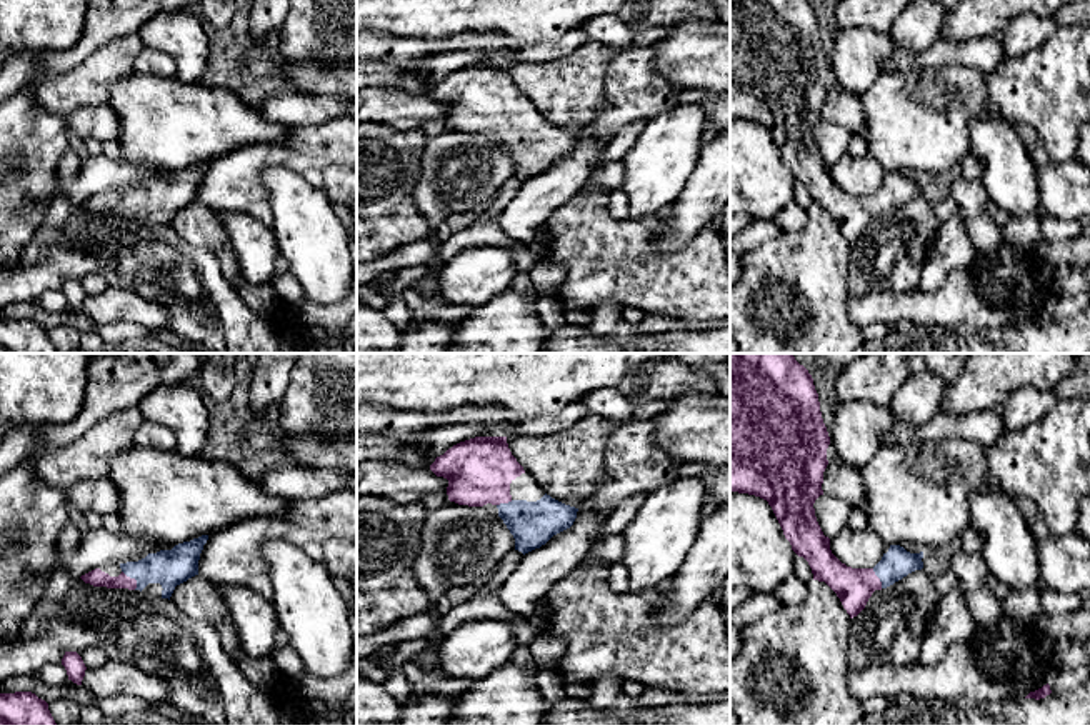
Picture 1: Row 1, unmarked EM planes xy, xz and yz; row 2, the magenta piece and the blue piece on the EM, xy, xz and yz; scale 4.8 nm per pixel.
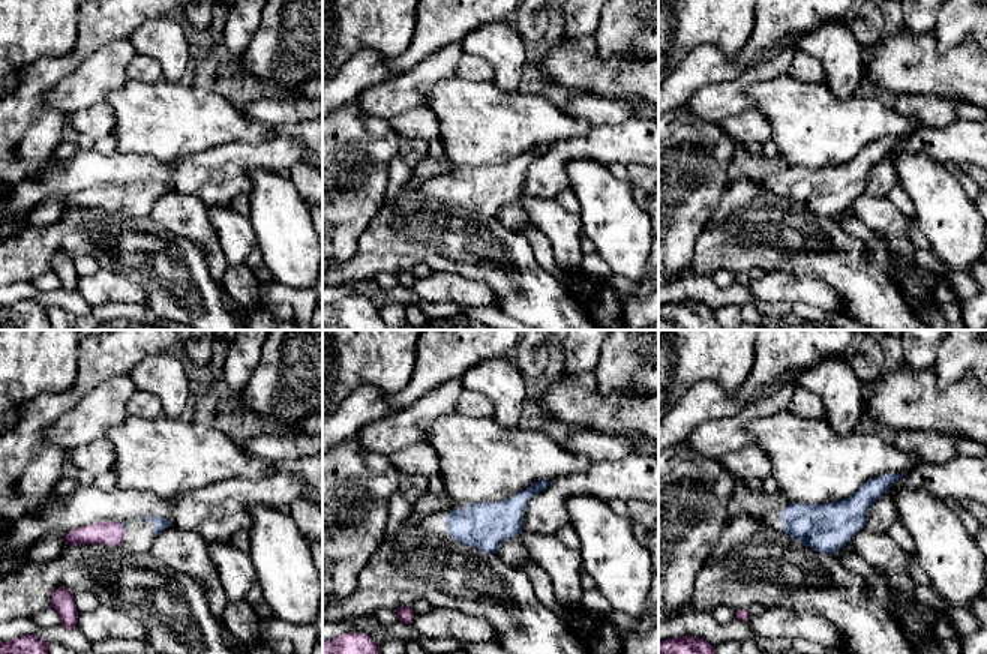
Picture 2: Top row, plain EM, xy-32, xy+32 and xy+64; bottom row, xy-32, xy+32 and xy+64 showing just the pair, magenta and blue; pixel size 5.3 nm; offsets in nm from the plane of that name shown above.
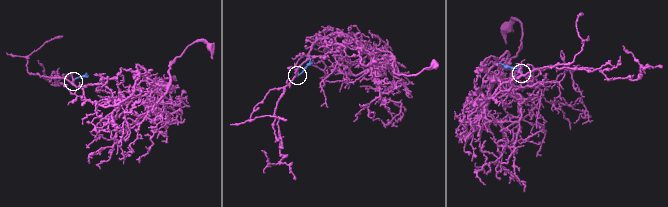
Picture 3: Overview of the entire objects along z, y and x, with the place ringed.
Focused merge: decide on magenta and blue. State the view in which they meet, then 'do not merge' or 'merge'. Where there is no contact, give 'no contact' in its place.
meets magenta in xy; merge

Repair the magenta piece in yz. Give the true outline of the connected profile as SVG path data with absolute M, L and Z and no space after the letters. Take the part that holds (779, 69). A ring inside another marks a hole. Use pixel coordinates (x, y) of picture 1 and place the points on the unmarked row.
M730 0L730 118L760 123L772 133L792 177L803 183L813 207L825 208L850 245L857 243L875 217L887 215L923 195L923 178L910 180L890 172L873 195L852 195L830 177L813 130L823 122L830 63L822 45L818 20L810 0Z

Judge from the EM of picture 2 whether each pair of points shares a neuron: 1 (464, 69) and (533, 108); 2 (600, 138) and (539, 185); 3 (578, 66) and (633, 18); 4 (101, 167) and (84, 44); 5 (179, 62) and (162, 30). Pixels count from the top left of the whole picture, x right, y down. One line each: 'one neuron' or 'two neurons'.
1: two neurons
2: one neuron
3: two neurons
4: two neurons
5: one neuron

